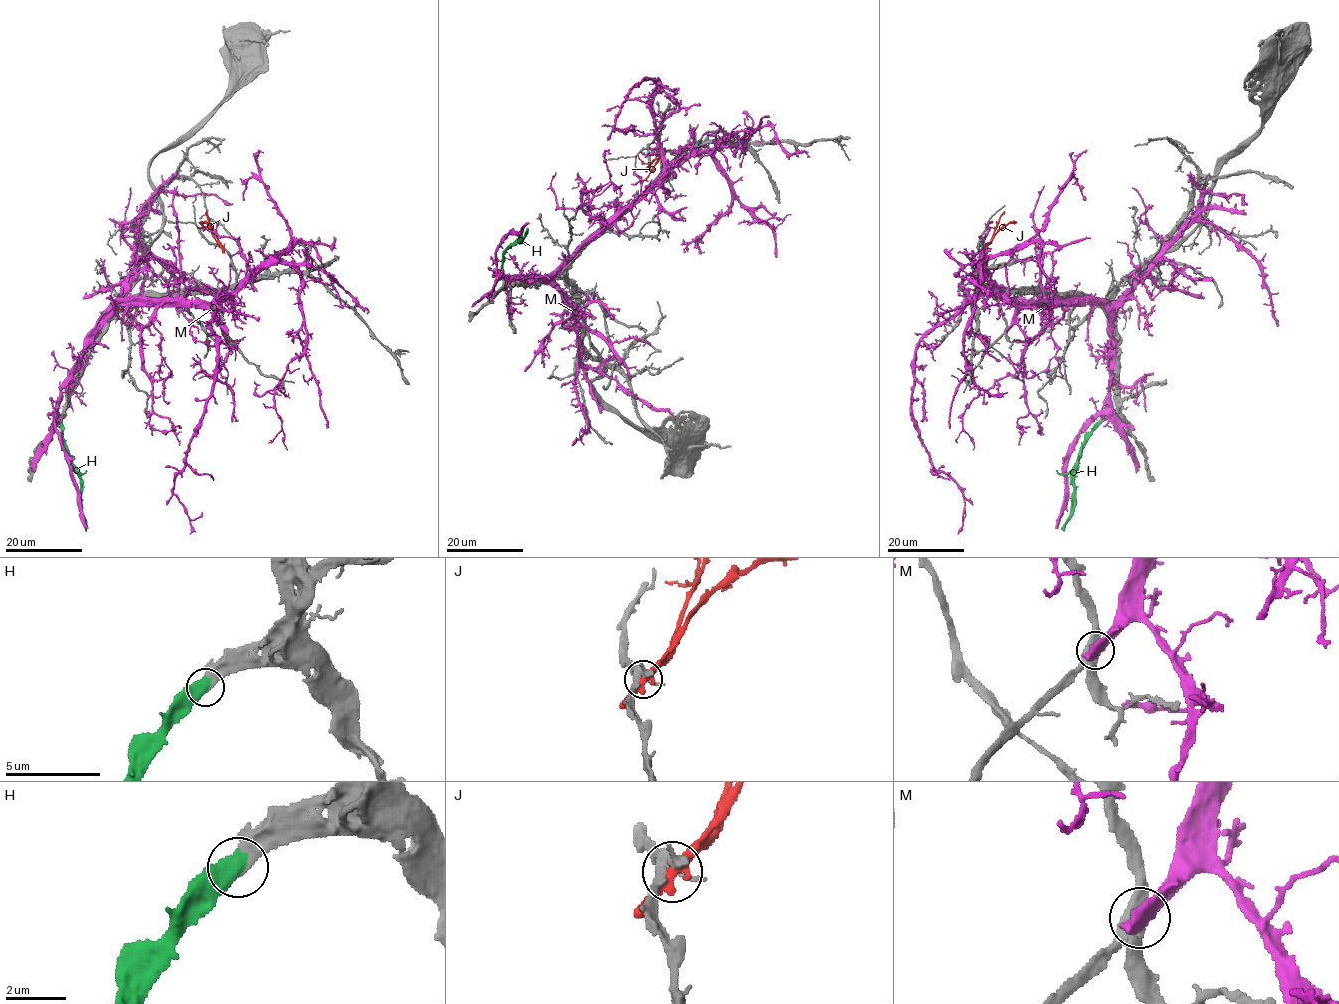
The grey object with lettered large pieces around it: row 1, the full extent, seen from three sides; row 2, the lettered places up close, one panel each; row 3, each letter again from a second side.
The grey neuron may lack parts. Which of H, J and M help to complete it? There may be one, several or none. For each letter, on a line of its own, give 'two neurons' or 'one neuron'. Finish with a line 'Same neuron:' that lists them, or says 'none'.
H: one neuron
J: two neurons
M: two neurons
Same neuron: H

